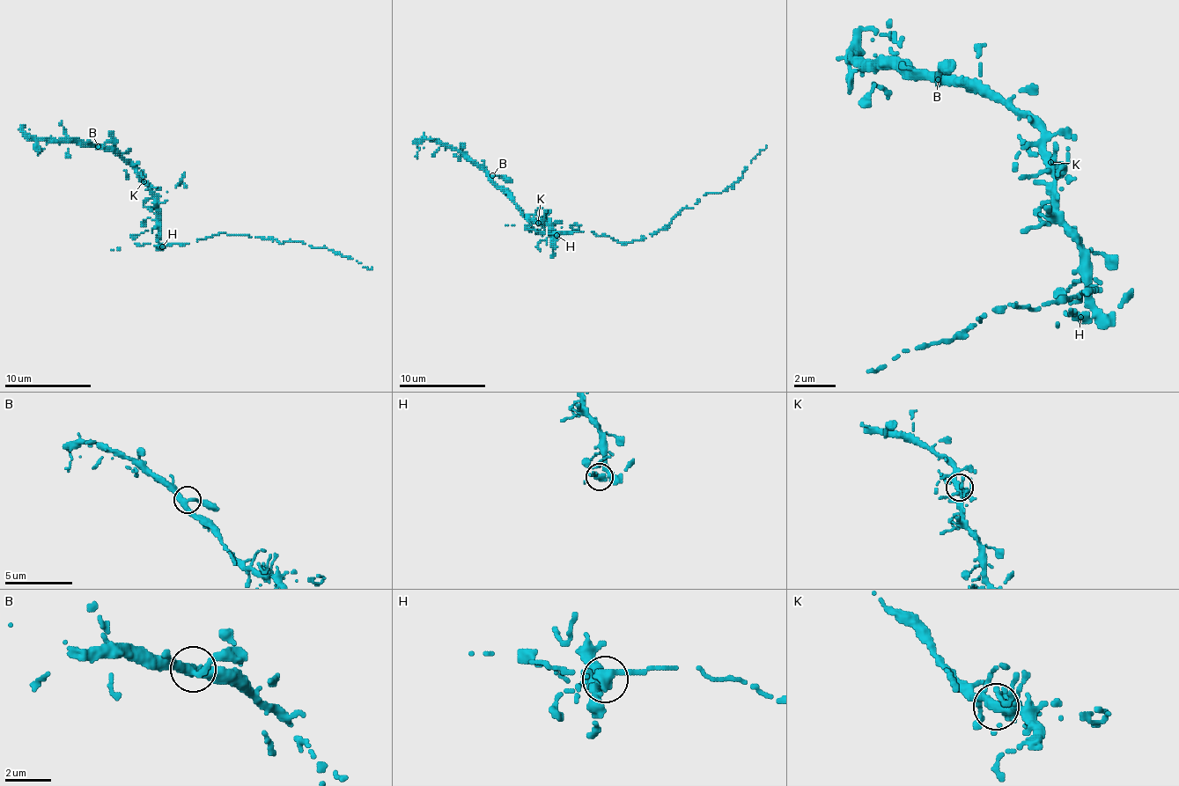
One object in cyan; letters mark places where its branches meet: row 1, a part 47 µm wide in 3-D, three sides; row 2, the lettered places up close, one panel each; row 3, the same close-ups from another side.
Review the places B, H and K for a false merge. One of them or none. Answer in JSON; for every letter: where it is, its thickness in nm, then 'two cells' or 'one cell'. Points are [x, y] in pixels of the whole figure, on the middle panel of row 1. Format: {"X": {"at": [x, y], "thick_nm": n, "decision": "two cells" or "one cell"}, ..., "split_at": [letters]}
{"B": {"at": [492, 175], "thick_nm": 320, "decision": "one cell"}, "H": {"at": [556, 235], "thick_nm": 300, "decision": "two cells"}, "K": {"at": [538, 223], "thick_nm": 320, "decision": "one cell"}, "split_at": ["H"]}

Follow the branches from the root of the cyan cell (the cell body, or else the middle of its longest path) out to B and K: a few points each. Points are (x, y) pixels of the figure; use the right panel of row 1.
B: (1077, 311), (1092, 316), (1086, 249), (1056, 208), (1056, 162), (1046, 135), (1010, 105), (938, 79)
K: (1077, 311), (1086, 311), (1092, 316), (1092, 295), (1086, 290), (1086, 249), (1056, 208), (1056, 166), (1050, 162)

